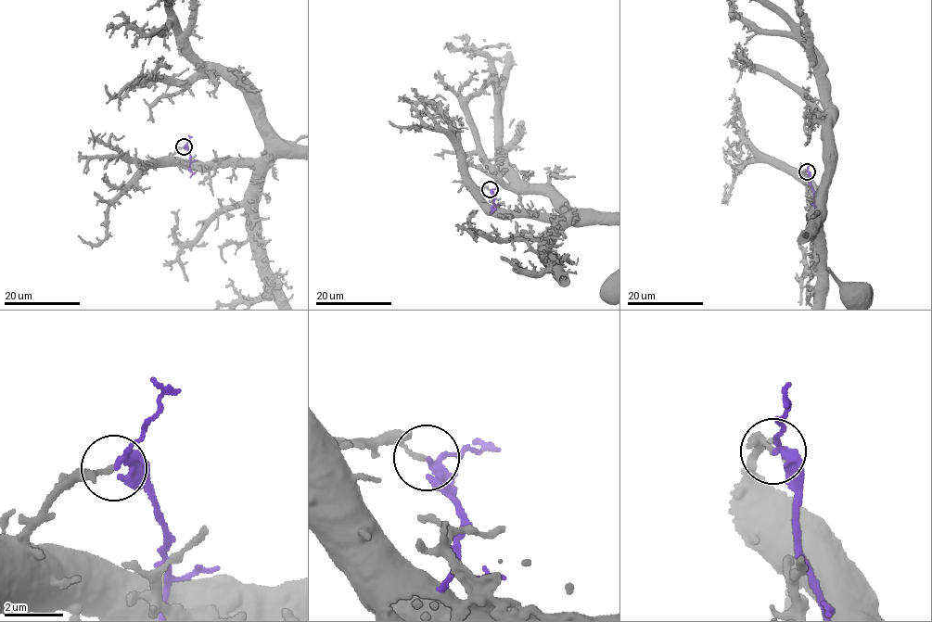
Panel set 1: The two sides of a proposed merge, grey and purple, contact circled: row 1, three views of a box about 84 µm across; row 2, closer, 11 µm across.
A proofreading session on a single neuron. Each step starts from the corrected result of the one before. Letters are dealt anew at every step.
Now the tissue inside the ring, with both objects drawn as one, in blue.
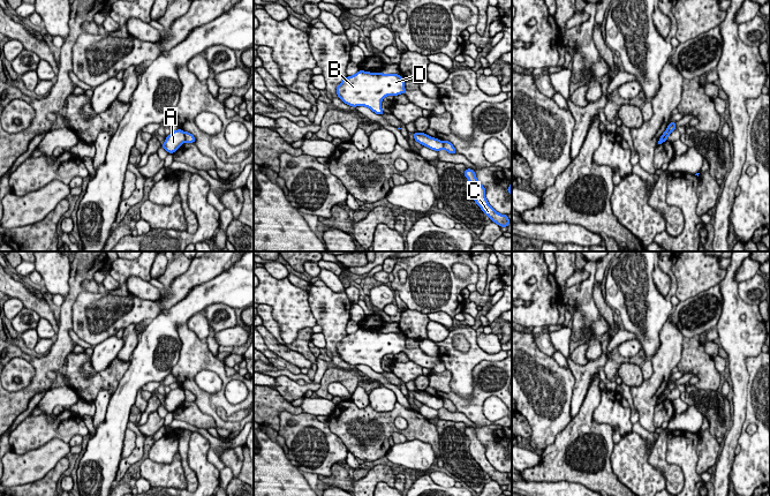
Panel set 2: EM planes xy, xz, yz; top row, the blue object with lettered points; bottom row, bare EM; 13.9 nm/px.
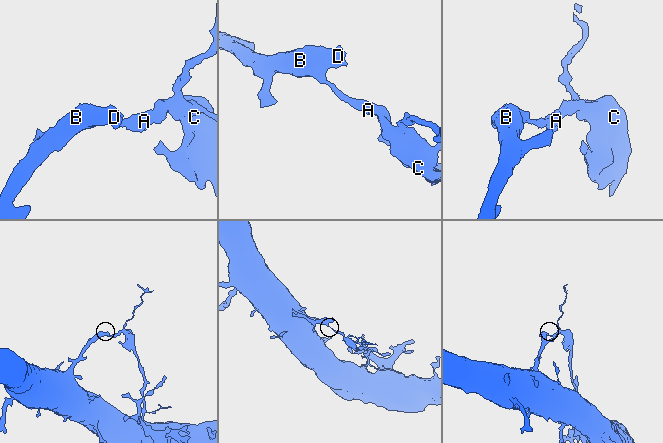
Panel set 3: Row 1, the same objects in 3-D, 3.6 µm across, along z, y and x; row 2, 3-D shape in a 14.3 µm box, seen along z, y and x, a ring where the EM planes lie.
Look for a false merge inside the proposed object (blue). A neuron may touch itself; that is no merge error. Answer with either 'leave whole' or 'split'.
split

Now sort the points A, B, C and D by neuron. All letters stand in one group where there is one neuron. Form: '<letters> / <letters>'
A B D / C

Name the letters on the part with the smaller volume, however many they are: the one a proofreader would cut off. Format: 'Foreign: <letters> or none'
Foreign: C

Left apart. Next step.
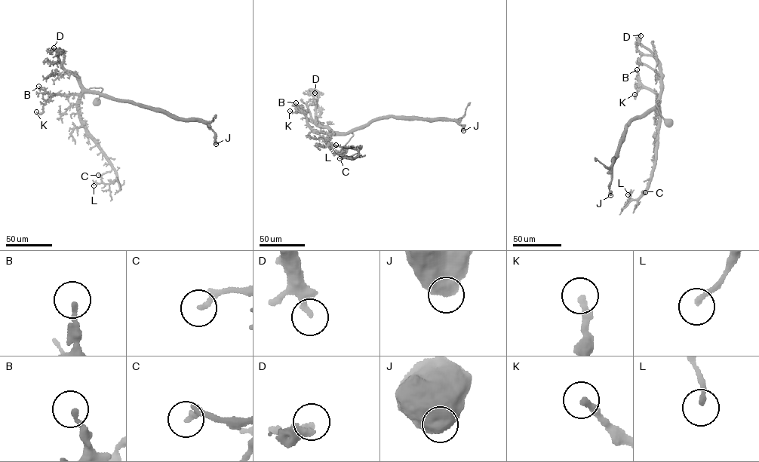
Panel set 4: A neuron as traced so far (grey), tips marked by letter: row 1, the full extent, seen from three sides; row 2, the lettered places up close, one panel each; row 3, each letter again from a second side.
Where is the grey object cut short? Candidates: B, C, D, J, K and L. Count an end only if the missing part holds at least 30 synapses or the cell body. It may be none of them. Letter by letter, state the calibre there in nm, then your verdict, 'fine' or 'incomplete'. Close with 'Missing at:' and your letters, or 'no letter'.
B: 190 nm thick; fine
C: 240 nm thick; fine
D: 240 nm thick; fine
J: 750 nm thick; fine
K: 280 nm thick; fine
L: 190 nm thick; fine
Missing at: no letter

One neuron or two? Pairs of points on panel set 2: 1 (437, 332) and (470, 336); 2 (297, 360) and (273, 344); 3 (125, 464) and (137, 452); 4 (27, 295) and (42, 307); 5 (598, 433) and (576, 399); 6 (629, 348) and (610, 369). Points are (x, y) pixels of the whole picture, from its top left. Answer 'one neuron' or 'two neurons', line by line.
1: two neurons
2: one neuron
3: one neuron
4: one neuron
5: two neurons
6: two neurons

